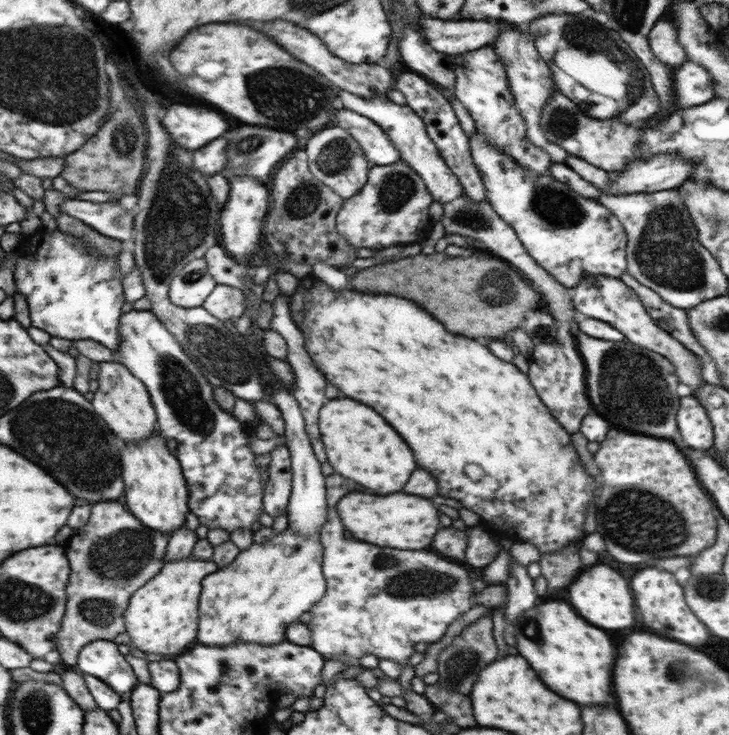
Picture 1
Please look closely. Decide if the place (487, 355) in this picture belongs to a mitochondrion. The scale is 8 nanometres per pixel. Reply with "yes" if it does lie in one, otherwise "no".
no

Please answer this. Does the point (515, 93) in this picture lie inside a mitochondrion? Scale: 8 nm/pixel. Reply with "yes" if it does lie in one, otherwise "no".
no

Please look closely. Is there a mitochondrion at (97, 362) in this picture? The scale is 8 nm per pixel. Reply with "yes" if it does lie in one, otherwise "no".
no

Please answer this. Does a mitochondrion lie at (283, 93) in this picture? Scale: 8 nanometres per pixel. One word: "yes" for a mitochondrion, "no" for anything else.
yes

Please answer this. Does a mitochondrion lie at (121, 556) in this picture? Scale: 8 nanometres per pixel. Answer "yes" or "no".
yes

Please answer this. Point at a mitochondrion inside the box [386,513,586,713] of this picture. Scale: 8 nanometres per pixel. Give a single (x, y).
(464, 658)

